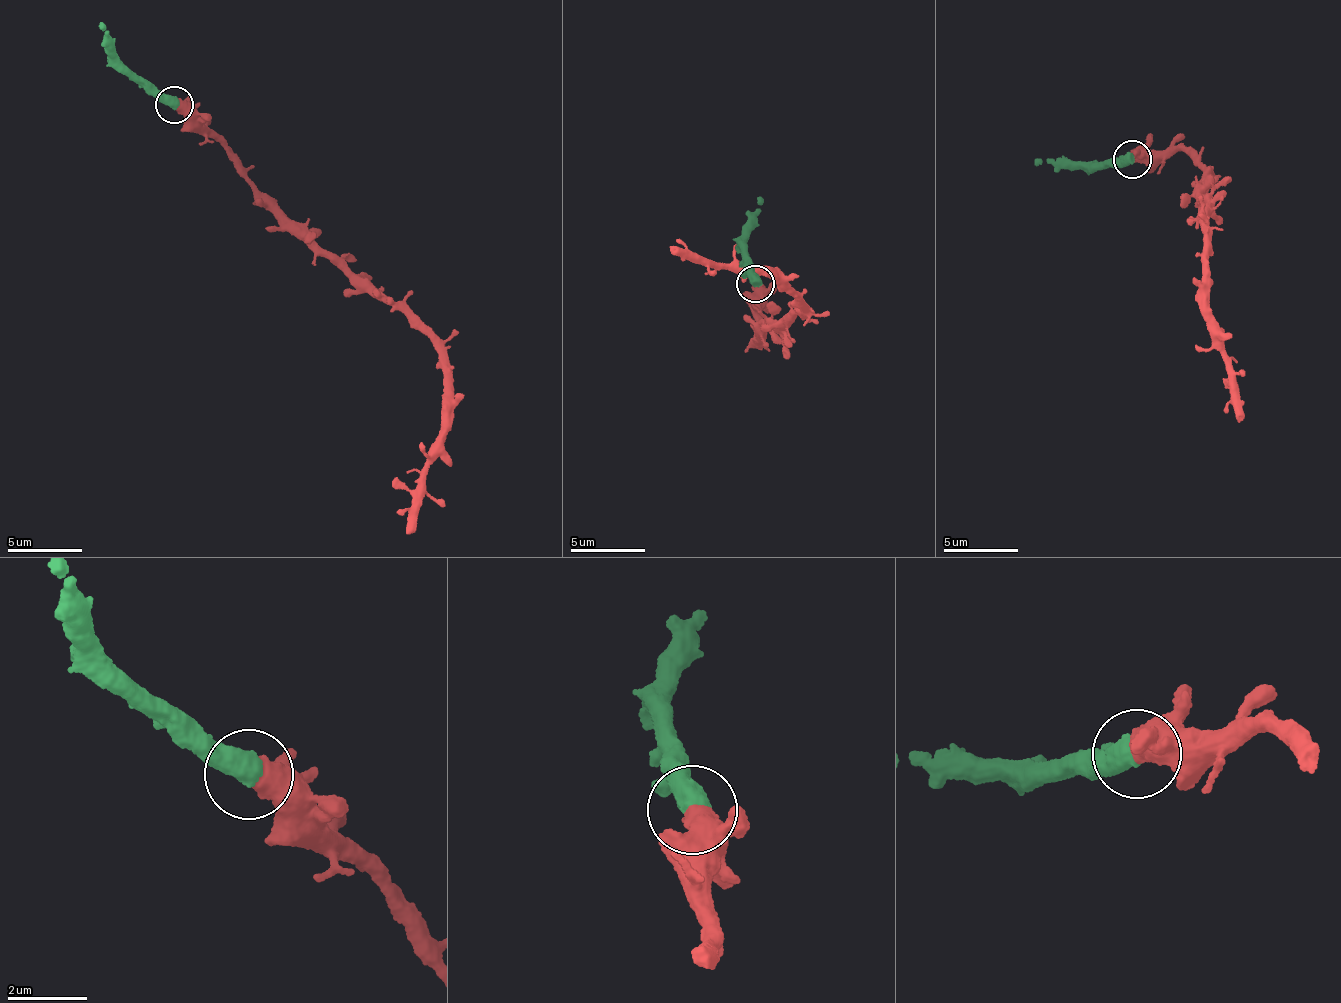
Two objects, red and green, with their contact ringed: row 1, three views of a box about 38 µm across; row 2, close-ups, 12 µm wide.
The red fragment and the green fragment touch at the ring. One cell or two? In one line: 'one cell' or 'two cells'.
one cell

